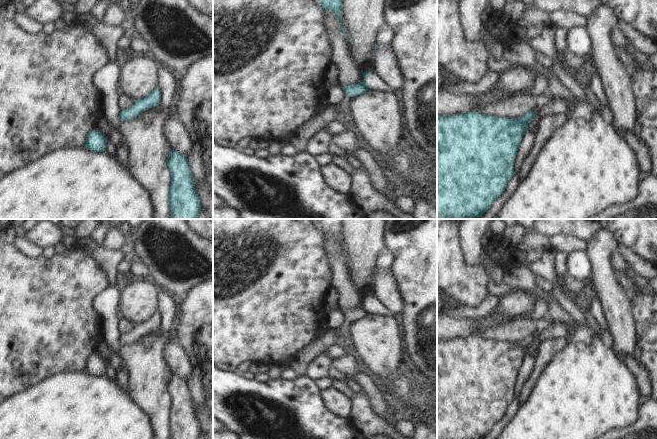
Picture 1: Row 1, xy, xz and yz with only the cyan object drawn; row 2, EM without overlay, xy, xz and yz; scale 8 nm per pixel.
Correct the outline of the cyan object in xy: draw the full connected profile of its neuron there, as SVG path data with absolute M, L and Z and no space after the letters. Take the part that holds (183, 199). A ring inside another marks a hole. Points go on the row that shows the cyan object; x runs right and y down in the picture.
M171 150L167 166L171 172L169 190L171 219L196 219L201 203L195 190L187 156Z

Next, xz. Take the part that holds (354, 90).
M370 71L362 72L364 81L359 84L349 85L346 87L341 87L344 91L344 96L341 101L334 105L337 112L336 121L343 123L345 125L351 126L353 119L351 116L349 102L352 97L361 95L369 89L369 85L366 82L366 77L371 73Z

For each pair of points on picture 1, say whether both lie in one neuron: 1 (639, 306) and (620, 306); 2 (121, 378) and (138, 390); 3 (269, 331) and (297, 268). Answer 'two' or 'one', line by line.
1: two
2: two
3: one

